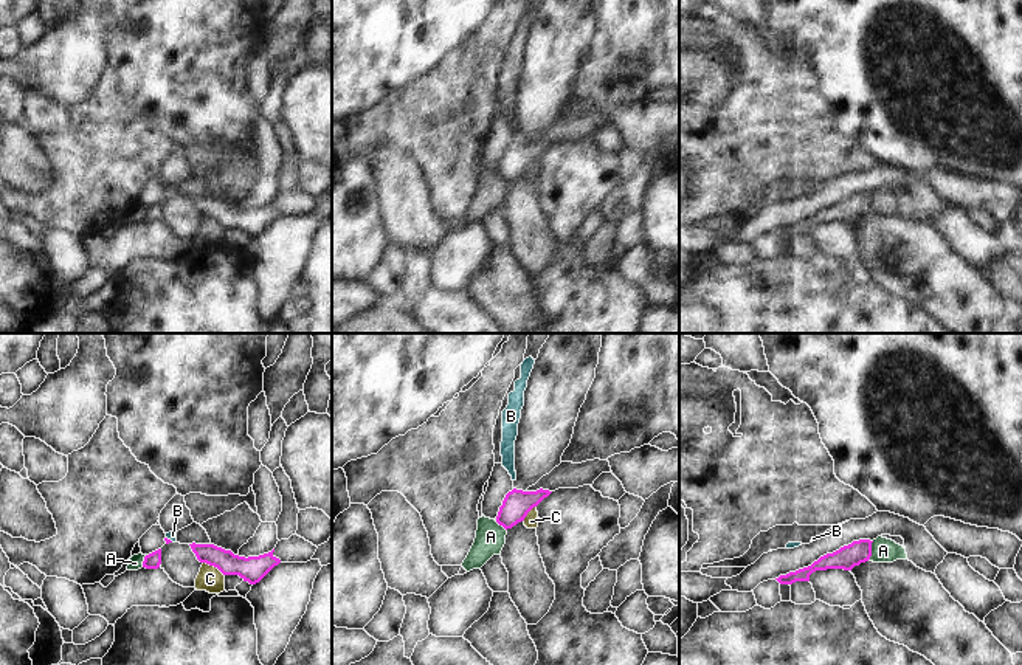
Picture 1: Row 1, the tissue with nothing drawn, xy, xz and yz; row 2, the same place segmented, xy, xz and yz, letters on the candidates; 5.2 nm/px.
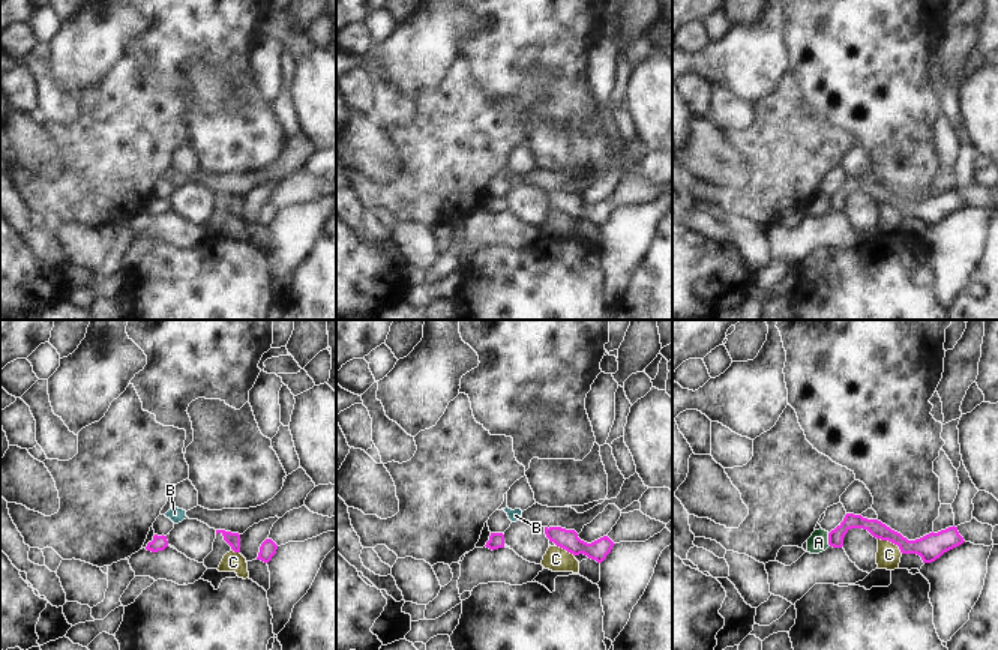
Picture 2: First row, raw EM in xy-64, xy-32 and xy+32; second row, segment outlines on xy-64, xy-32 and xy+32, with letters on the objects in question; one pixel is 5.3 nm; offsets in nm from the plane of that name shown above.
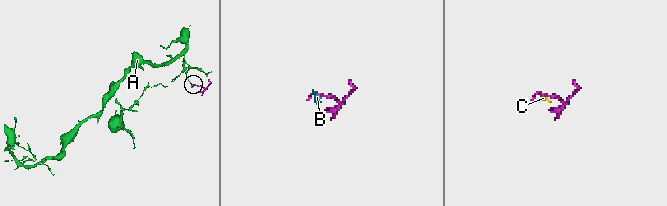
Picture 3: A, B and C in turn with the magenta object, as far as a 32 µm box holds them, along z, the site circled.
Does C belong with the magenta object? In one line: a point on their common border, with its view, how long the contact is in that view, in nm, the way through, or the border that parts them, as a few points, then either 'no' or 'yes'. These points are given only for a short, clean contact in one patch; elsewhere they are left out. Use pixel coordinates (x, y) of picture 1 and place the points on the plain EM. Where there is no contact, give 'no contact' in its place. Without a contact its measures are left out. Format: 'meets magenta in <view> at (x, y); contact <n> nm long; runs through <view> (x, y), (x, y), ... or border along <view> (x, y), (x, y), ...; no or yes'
meets magenta in xy at (214, 219); contact 130 nm long; border along xy (203, 214), (214, 219), (224, 228); no

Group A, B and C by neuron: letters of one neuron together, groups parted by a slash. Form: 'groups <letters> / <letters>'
groups A C / B

